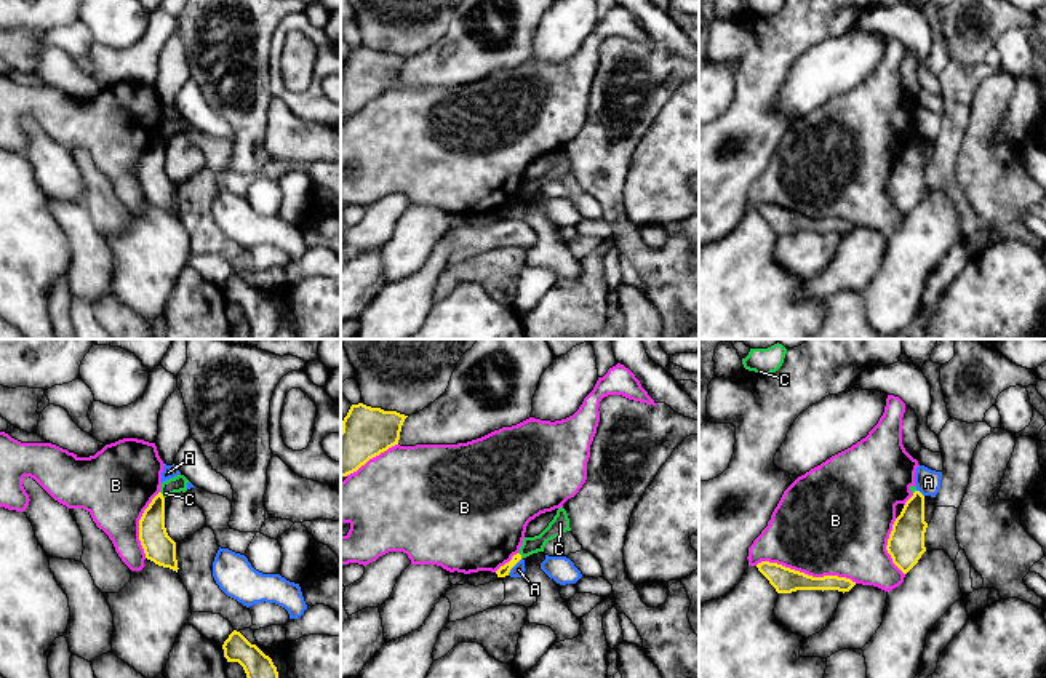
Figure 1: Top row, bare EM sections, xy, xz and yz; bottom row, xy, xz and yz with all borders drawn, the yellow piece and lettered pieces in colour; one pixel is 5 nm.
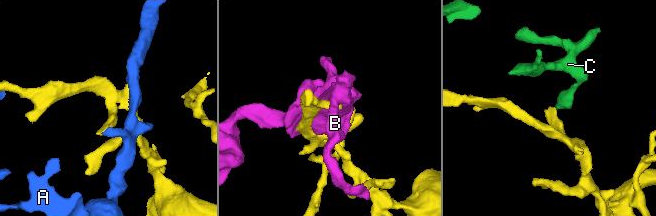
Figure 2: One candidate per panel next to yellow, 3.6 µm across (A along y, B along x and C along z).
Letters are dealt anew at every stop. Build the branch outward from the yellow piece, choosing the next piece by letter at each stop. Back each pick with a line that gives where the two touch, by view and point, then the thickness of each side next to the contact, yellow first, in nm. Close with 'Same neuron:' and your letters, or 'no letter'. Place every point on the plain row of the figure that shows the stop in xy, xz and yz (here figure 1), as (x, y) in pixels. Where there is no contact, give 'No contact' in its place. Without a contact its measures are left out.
Same neuron: no letter

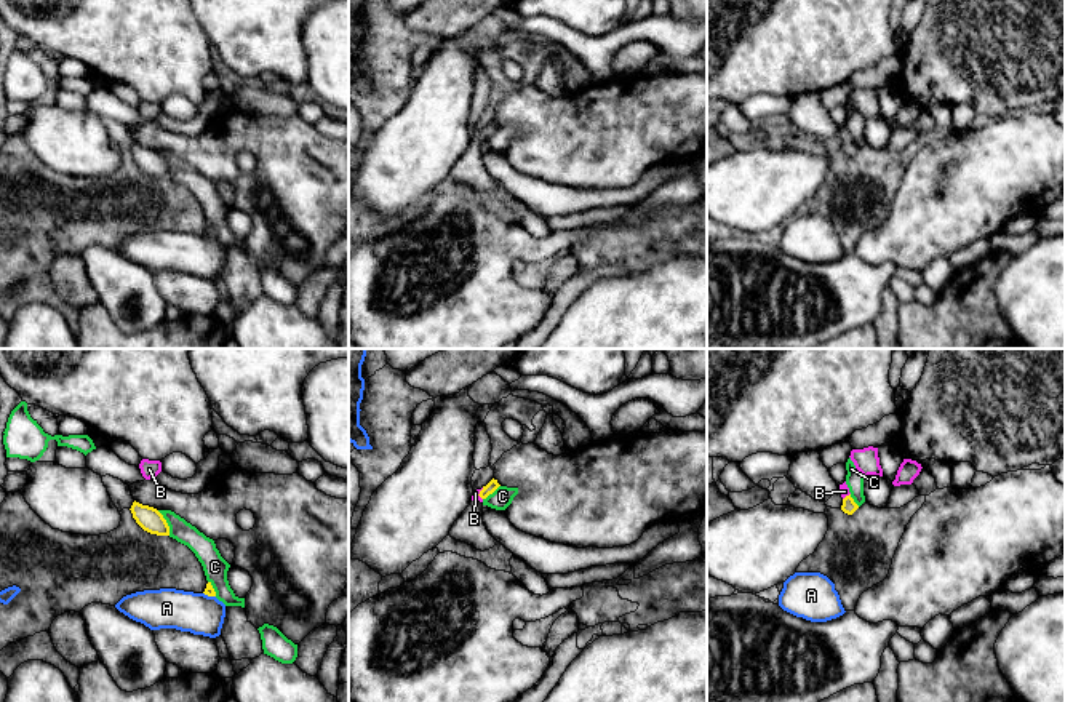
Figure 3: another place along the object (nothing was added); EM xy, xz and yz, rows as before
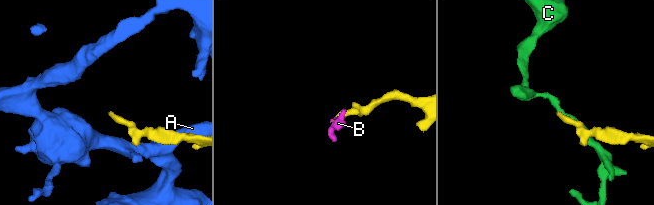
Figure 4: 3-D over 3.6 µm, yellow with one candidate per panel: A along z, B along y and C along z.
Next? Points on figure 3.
B: Touches yellow at xz (478, 136). Thickness 60 nm (yellow) against 30 nm
Same neuron: B

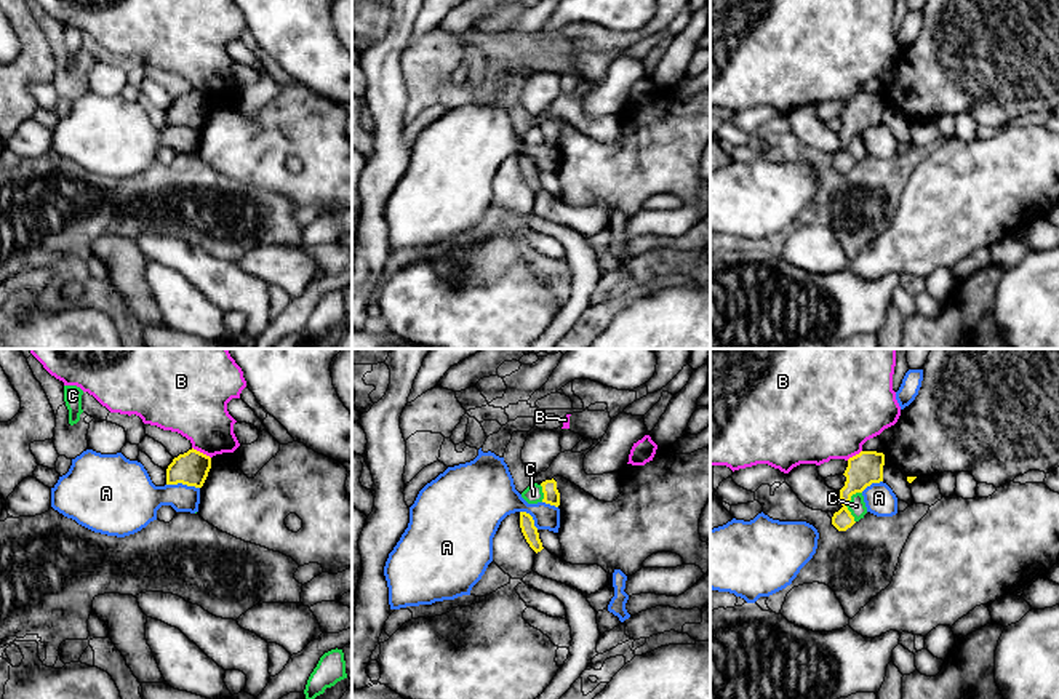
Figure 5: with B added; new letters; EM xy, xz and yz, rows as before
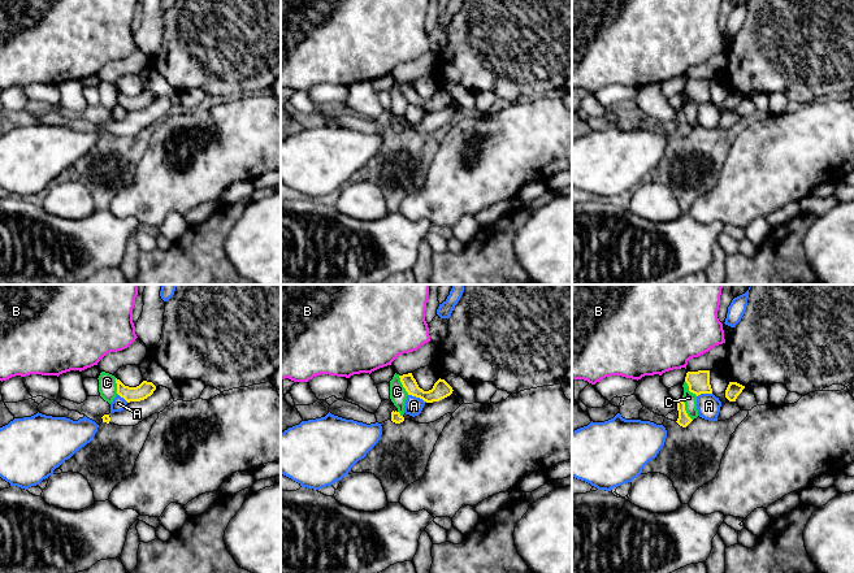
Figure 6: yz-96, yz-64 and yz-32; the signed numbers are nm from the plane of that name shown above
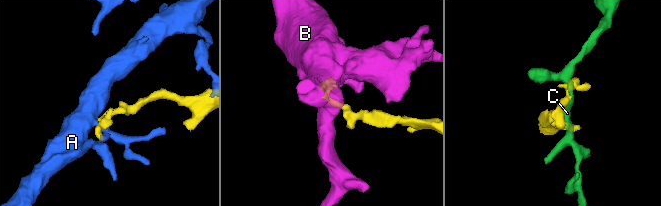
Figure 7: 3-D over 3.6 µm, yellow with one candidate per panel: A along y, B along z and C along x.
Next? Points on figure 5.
Same neuron: no letter

